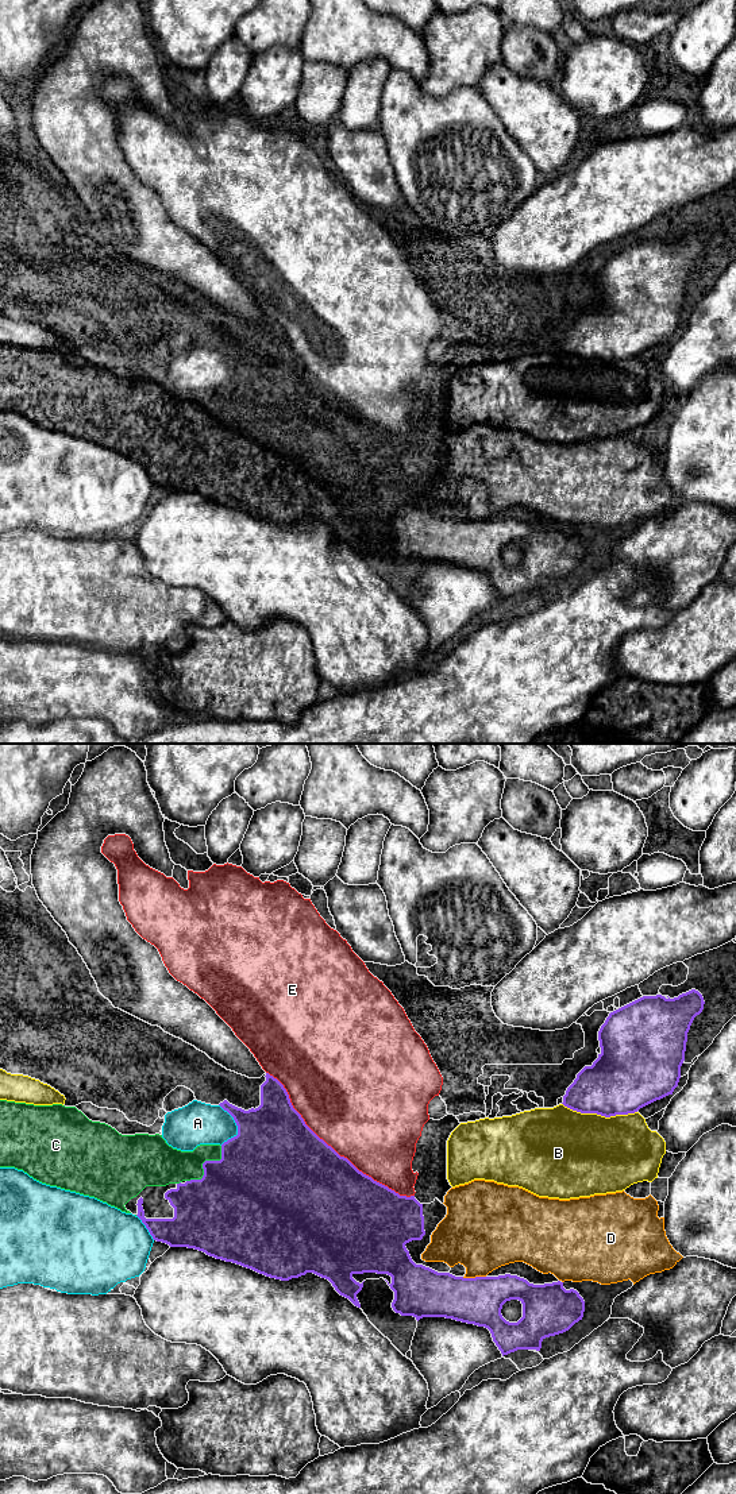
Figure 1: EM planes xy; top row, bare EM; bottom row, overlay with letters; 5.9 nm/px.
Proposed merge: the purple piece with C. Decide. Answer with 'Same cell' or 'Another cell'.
Same cell

